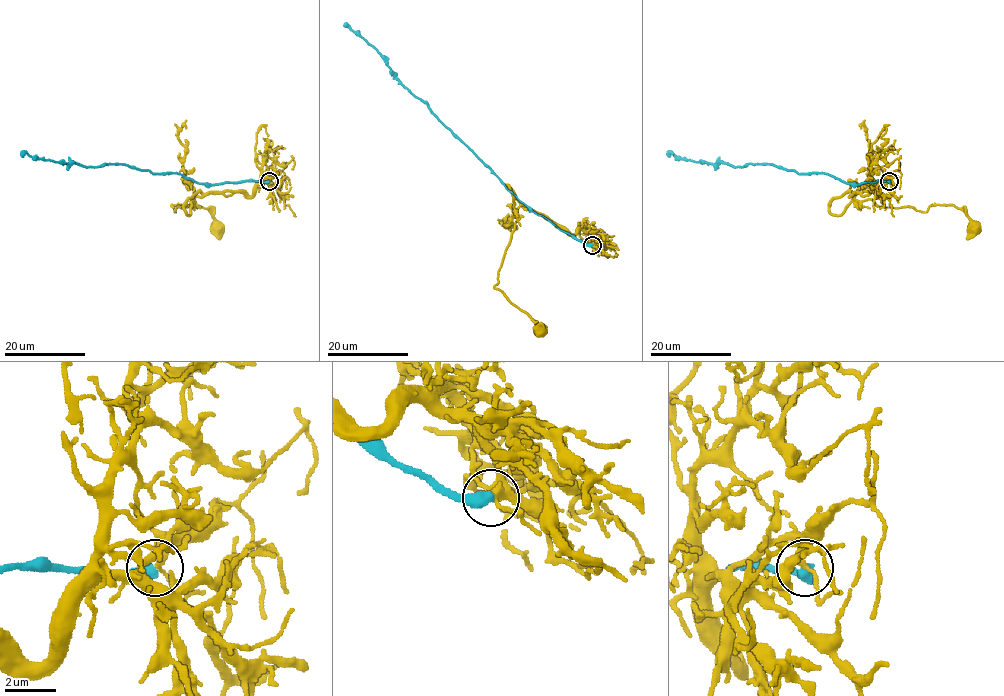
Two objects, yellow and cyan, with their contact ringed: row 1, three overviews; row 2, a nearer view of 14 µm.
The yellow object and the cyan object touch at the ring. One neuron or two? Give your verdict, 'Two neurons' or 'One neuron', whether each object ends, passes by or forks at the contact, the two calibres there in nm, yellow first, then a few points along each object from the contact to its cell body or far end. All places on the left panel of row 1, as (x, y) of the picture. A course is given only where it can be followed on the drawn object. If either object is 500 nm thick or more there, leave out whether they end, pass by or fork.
Two neurons. Thickness 300 nm (yellow) against 550 nm. Course of yellow: (269, 180), (270, 176), (261, 181), (251, 195), (208, 192), (175, 211), (172, 205), (201, 205), (218, 226). Course of cyan: (269, 180), (201, 183), (180, 173), (151, 173), (124, 164), (82, 166), (36, 159), (26, 152), (22, 156)

